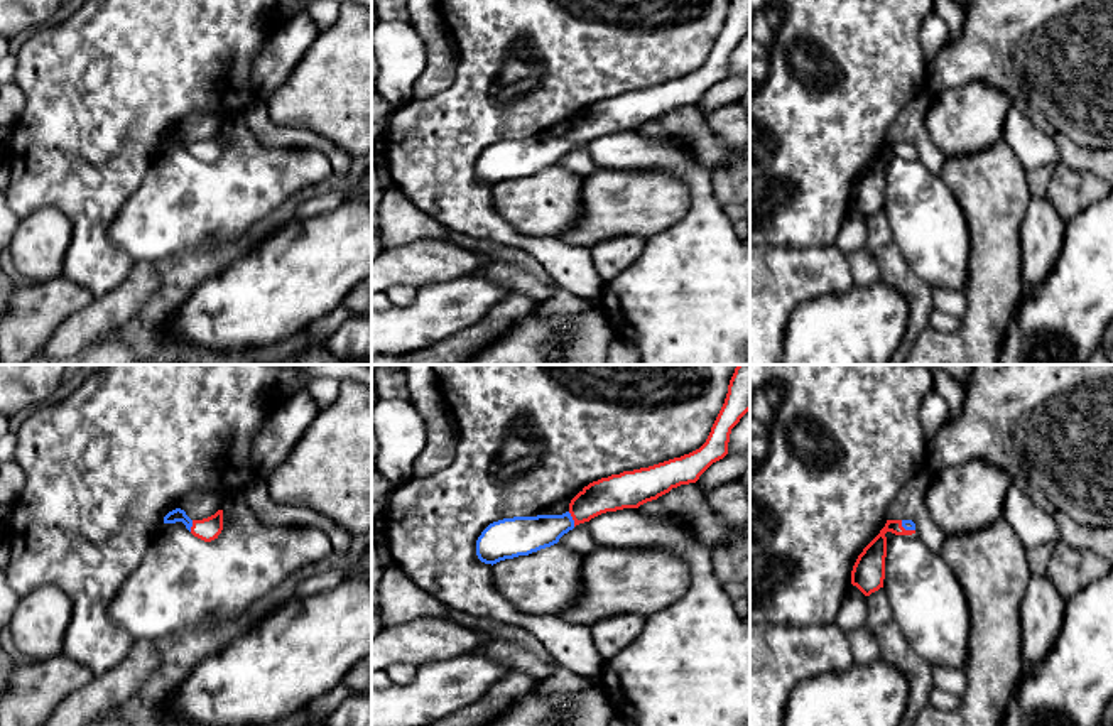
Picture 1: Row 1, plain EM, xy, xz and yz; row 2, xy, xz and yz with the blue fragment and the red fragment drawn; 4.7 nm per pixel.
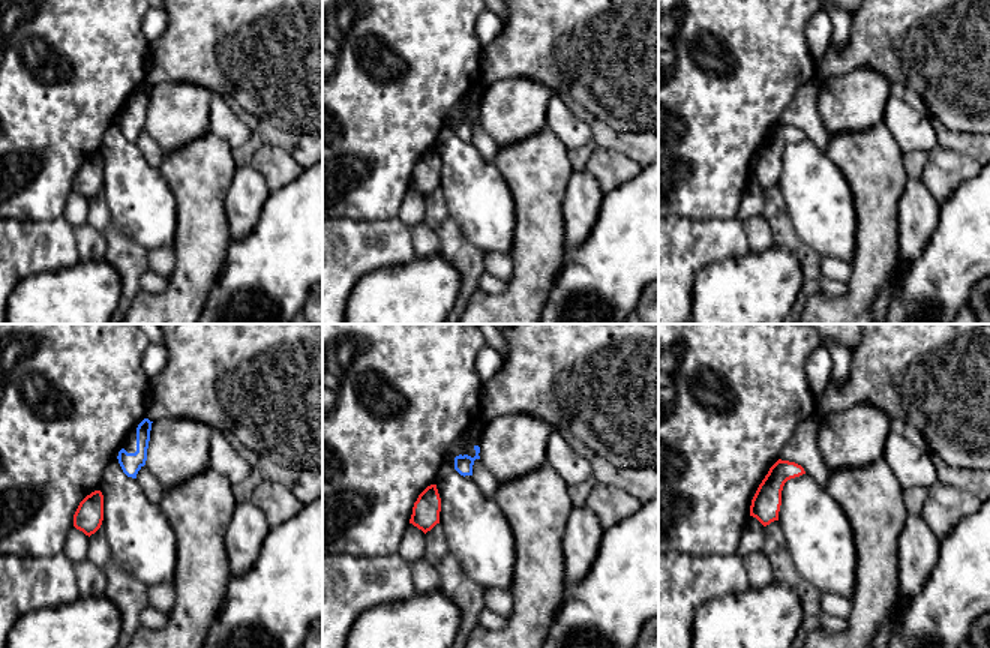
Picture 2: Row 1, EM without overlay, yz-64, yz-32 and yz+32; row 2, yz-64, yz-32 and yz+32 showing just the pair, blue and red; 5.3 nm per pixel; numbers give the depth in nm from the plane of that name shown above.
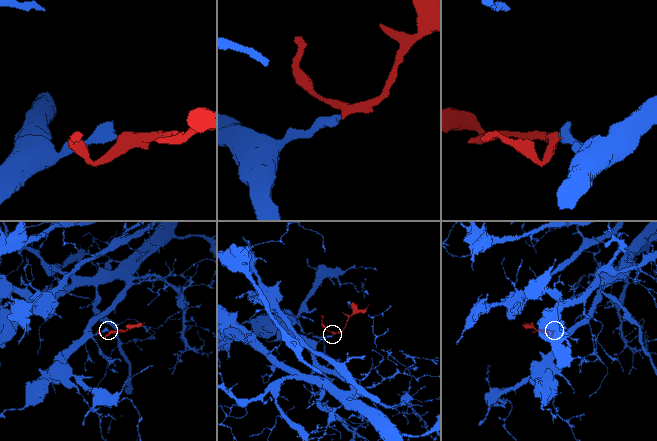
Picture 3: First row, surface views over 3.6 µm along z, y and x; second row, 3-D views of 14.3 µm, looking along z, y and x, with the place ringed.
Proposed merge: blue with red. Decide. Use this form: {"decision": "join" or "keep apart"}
{"decision": "join"}

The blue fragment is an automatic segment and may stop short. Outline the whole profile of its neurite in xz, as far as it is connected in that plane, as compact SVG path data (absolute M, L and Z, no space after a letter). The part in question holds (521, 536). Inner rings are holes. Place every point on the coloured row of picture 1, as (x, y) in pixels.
M738 365L728 385L725 404L711 427L706 442L681 458L674 458L649 468L611 474L584 486L569 503L562 515L513 517L490 523L476 540L476 555L485 564L497 564L505 559L529 555L540 549L551 547L576 525L591 518L623 508L638 508L640 505L657 500L681 485L696 483L699 476L716 461L728 454L731 429L750 410L750 365Z

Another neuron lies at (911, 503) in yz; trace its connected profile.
M929 469L915 473L888 507L887 520L912 520L915 523L917 537L931 552L941 555L946 544L946 534L936 525L927 508L931 479L932 473Z

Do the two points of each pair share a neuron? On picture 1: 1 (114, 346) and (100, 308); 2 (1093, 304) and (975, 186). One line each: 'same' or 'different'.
1: different
2: different

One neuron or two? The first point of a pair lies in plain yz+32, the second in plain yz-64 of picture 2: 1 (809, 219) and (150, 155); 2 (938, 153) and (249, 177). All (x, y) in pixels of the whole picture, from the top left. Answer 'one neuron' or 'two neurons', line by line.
1: two neurons
2: two neurons

